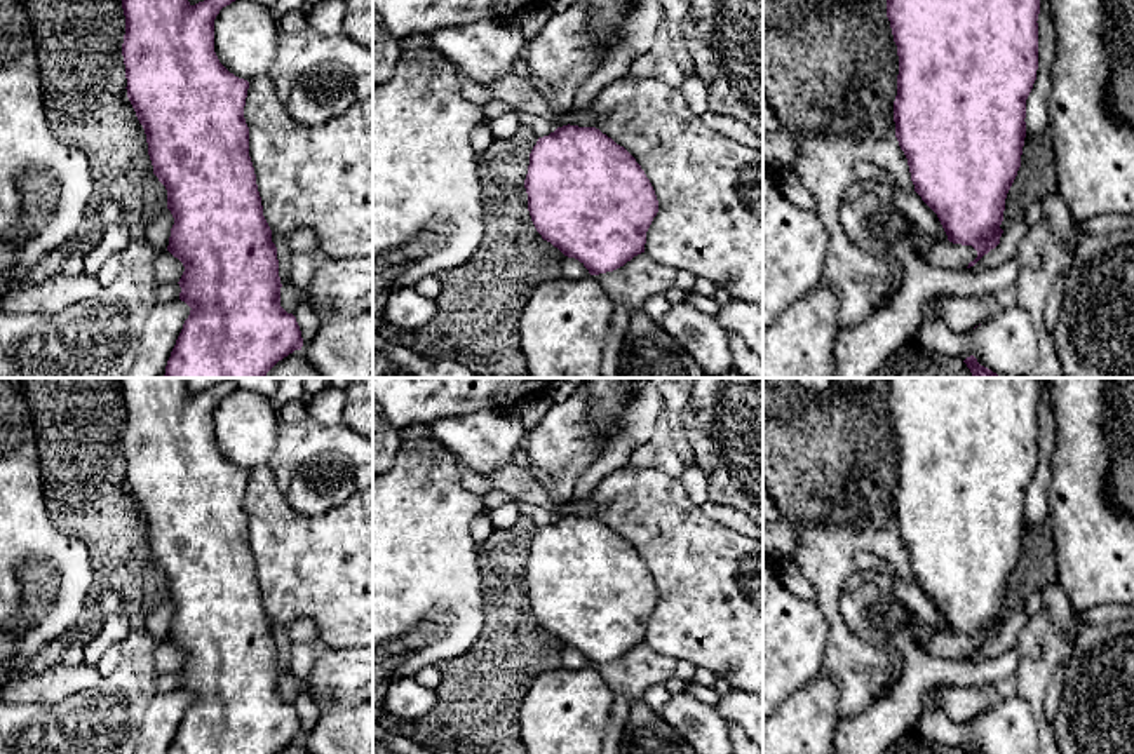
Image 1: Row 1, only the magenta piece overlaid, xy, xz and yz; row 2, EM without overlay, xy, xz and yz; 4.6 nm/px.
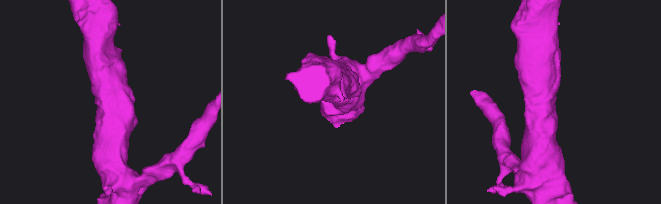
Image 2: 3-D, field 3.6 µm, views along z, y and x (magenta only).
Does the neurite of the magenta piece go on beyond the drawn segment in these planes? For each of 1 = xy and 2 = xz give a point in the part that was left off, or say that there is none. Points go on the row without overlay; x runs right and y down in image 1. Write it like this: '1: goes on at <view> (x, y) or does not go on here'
1: does not go on here
2: does not go on here

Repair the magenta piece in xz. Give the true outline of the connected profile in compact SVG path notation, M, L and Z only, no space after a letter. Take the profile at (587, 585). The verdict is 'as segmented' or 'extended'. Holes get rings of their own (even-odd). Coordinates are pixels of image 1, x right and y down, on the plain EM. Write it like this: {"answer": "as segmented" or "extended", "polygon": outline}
{"answer": "as segmented", "polygon": "M563 515L538 528L524 569L528 601L543 630L578 650L591 665L613 662L645 643L646 622L658 603L655 580L636 549L596 517Z"}

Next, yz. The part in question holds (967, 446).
{"answer": "as segmented", "polygon": "M888 378L885 385L887 407L899 446L897 486L894 491L895 528L908 549L915 582L937 604L948 630L953 634L972 636L977 641L977 648L967 656L970 658L1000 634L1005 589L1021 557L1026 528L1026 489L1033 479L1038 460L1036 411L1040 404L1040 378Z"}

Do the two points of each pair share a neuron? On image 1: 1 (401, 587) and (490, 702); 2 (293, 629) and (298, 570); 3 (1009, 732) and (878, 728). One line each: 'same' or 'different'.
1: different
2: different
3: different

